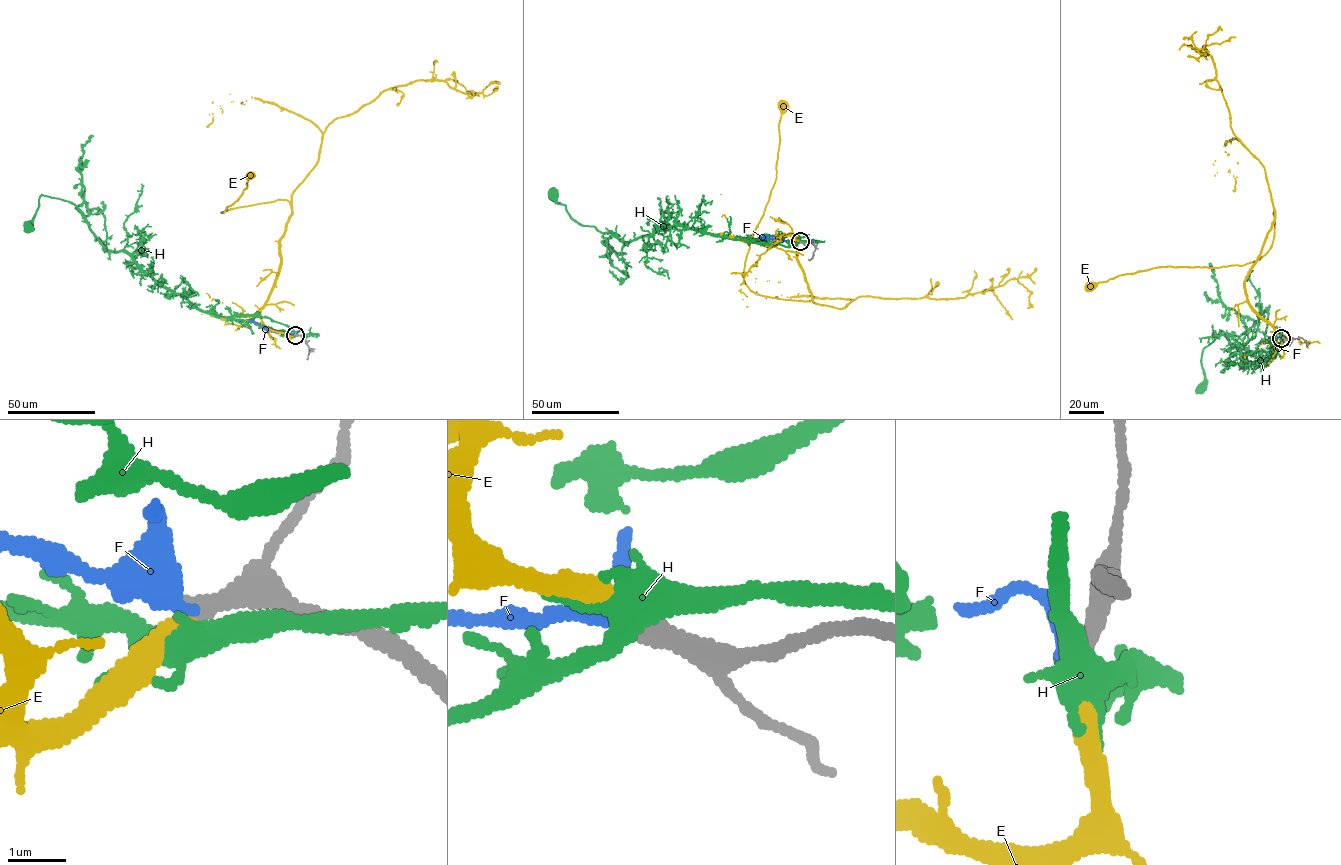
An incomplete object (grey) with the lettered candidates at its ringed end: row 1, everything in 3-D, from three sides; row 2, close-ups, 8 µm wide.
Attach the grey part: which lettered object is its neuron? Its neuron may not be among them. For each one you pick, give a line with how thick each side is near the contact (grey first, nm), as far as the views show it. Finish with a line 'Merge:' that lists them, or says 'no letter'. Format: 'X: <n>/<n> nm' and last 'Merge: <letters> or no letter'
E: 360/360 nm
Merge: E

